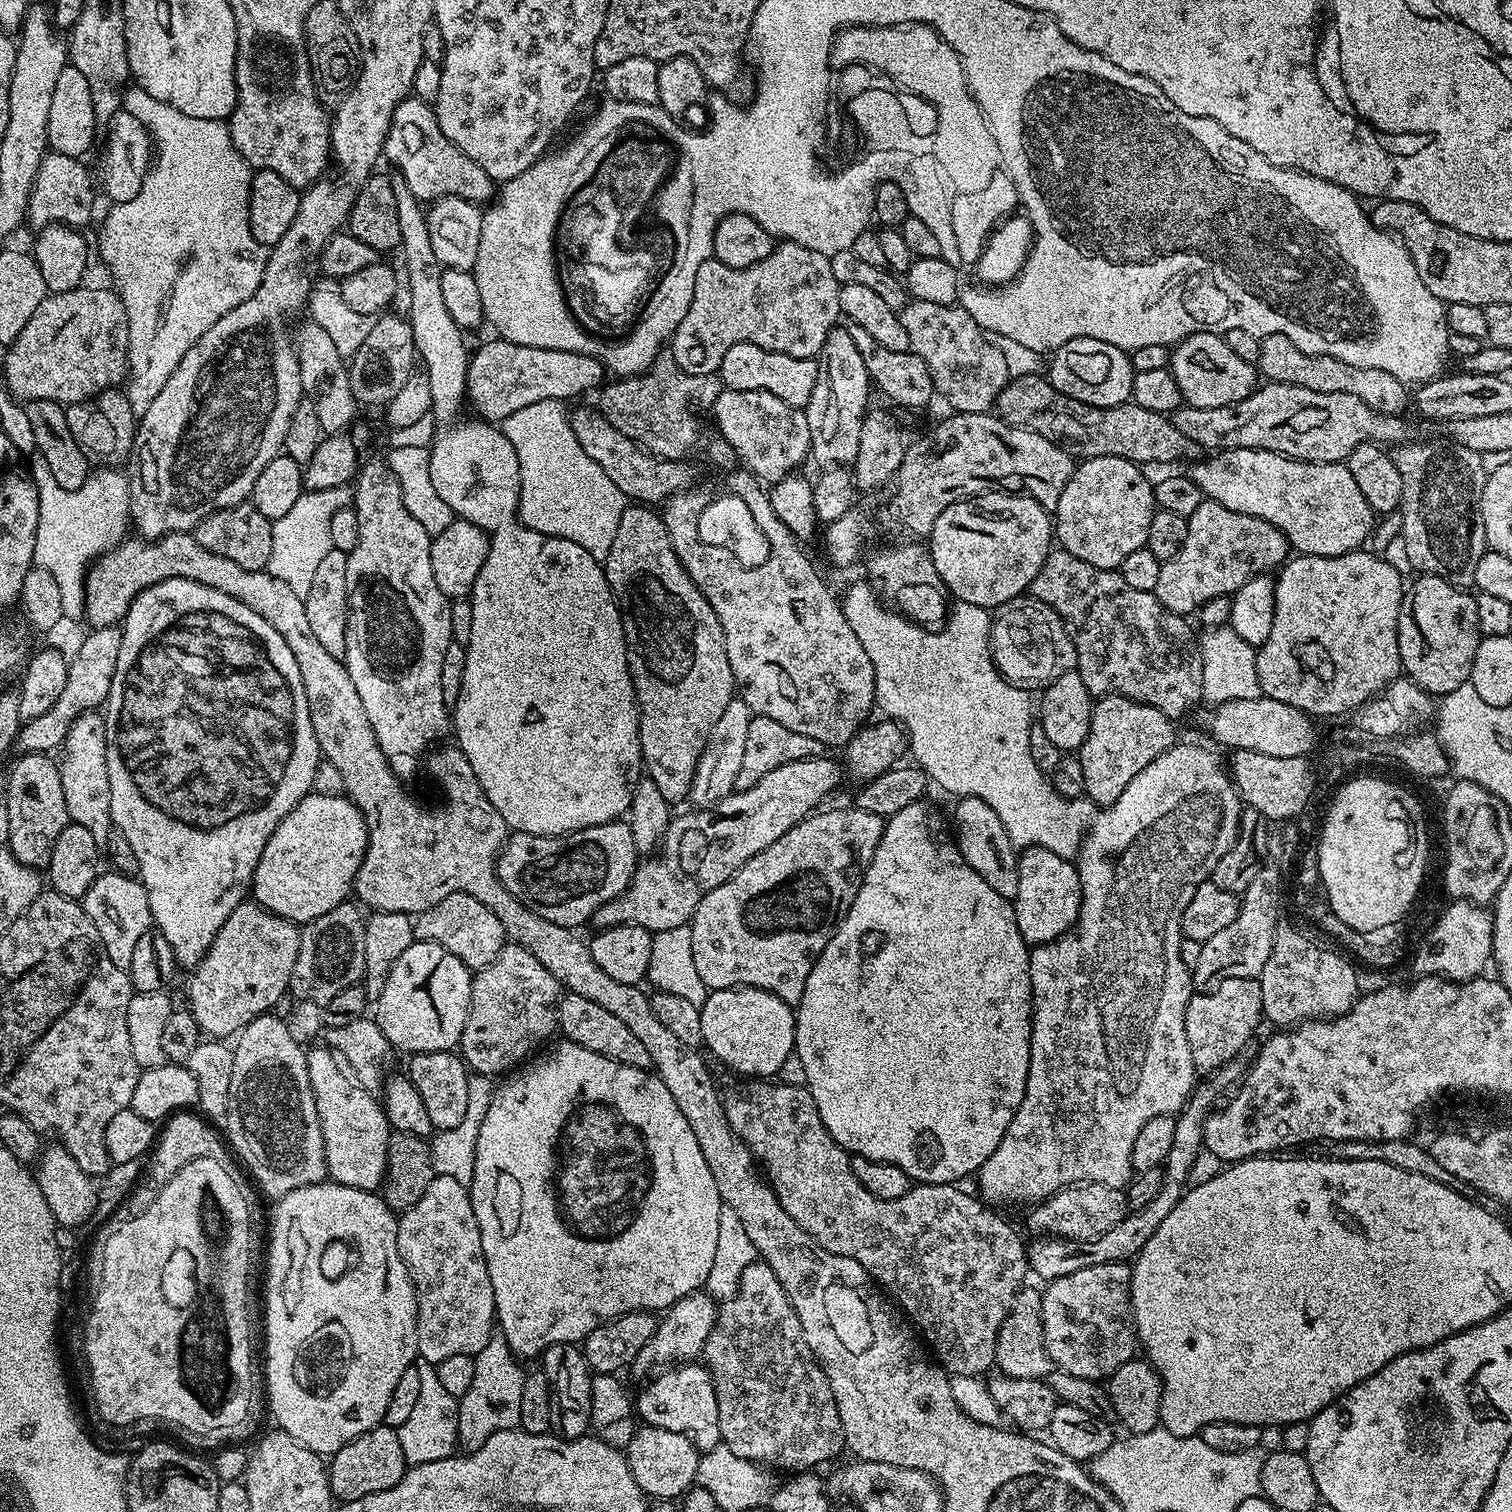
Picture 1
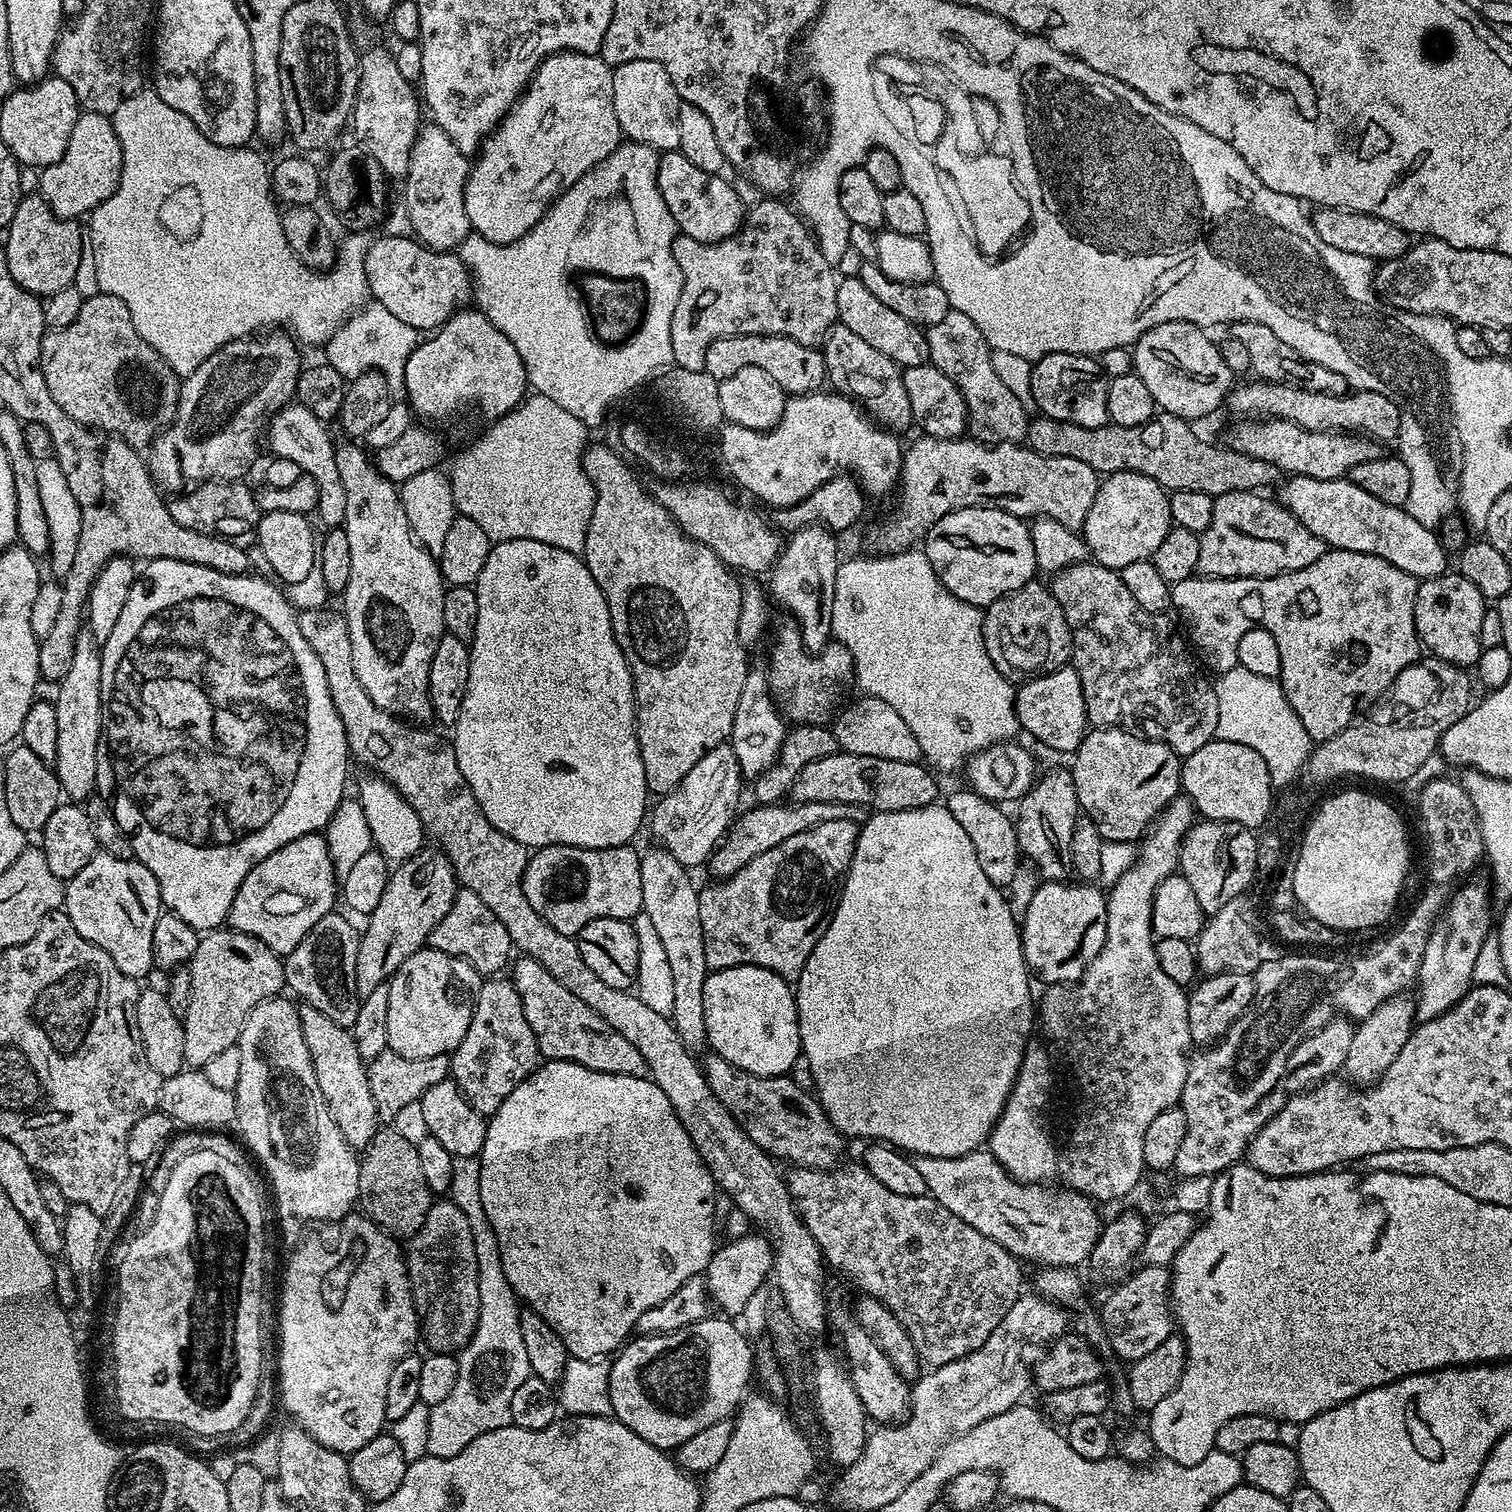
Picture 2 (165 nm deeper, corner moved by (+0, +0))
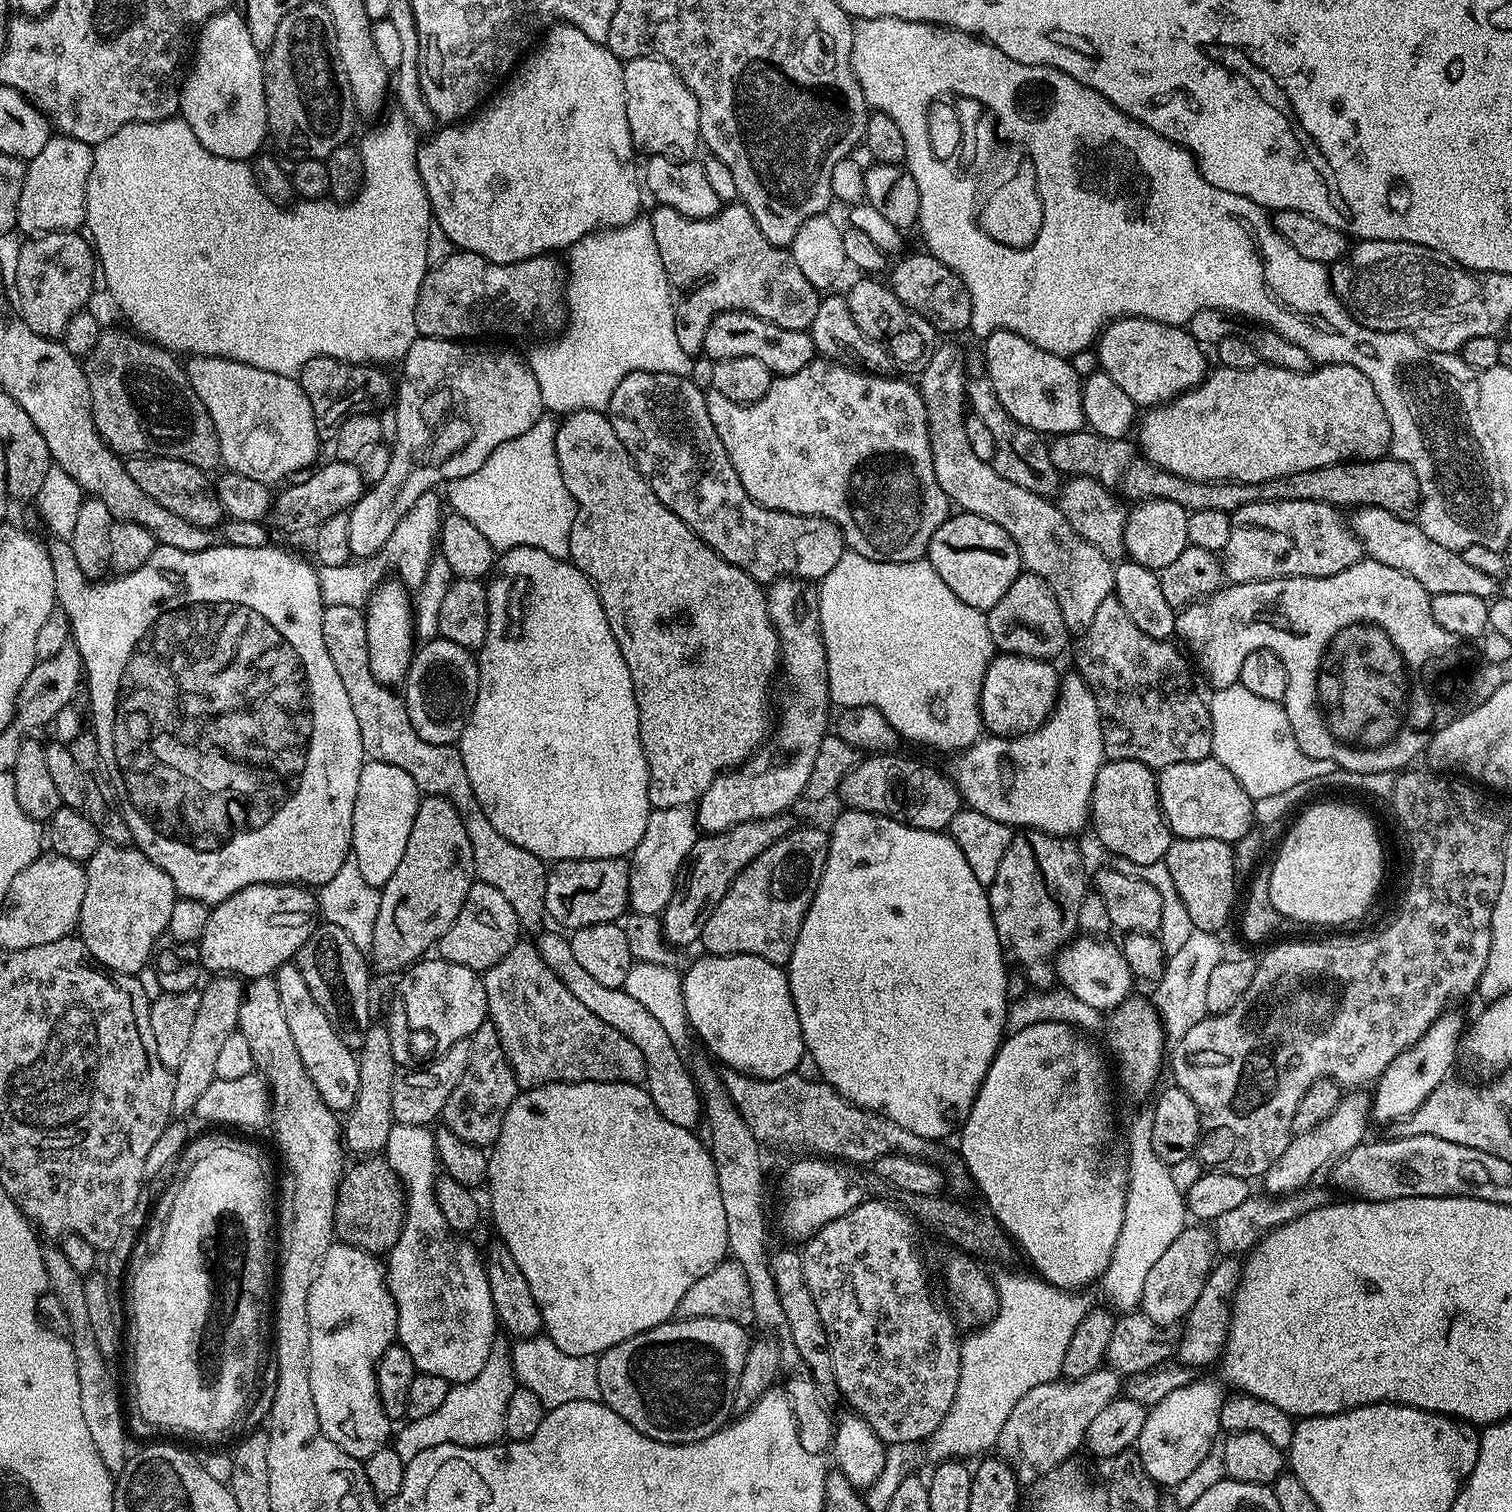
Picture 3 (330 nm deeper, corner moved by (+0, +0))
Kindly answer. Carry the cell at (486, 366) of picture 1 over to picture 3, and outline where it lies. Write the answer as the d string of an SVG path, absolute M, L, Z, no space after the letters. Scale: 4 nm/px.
M337 459L331 463L313 470L308 481L298 486L288 484L281 492L275 493L270 517L282 531L311 533L319 524L326 522L326 518L334 518L334 514L339 512L348 512L364 495L365 476L355 463Z

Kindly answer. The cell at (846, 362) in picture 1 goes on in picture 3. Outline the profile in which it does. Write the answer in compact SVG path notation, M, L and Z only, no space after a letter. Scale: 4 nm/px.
M661 372L626 374L626 378L622 378L622 382L618 382L618 390L614 390L614 398L610 398L606 415L610 426L614 426L614 434L618 434L618 438L622 438L622 446L626 446L632 463L647 478L649 486L654 490L654 494L658 494L660 501L674 514L678 514L678 518L682 518L682 522L686 522L686 526L690 526L694 530L694 534L698 534L698 538L702 538L702 542L706 542L706 546L713 548L726 562L738 566L743 572L750 574L755 580L759 580L761 585L771 585L777 578L819 582L826 574L830 574L830 570L834 570L834 566L838 566L842 554L846 551L844 535L838 525L821 516L803 516L802 514L779 512L773 508L764 508L757 500L752 500L750 494L746 494L746 486L742 486L742 478L738 478L738 470L734 470L734 462L730 462L730 454L726 454L726 446L722 446L722 438L718 438L718 430L714 430L714 422L710 422L710 410L706 410L705 389L695 384L691 375L679 376Z

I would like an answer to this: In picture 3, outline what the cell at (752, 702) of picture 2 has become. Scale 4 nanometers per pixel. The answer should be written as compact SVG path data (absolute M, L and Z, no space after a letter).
M780 578L766 592L768 613L780 635L782 672L792 683L792 697L784 708L784 725L776 741L774 736L755 759L725 772L703 792L694 808L696 826L701 833L725 832L742 822L785 815L792 810L788 808L794 807L800 796L802 800L805 795L810 770L814 770L814 758L830 728L830 697L826 650L820 633L820 609L815 599L800 600L804 588L805 585L795 578Z

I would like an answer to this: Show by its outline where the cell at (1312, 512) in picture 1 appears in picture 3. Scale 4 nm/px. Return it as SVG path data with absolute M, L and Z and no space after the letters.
M1360 506L1355 509L1356 517L1350 520L1351 527L1362 539L1367 555L1386 566L1394 566L1413 576L1432 594L1474 594L1485 598L1498 584L1497 577L1484 574L1475 566L1470 566L1466 558L1454 548L1439 544L1421 530L1419 523L1410 521L1403 515L1388 512L1385 508Z

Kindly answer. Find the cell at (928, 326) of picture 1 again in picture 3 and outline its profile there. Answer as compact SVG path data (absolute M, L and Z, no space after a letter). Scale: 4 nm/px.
M979 374L967 381L966 384L966 404L970 407L971 415L982 418L986 422L990 434L994 434L996 443L996 453L991 460L993 470L1002 474L1010 482L1022 486L1031 492L1037 492L1039 496L1049 498L1055 497L1061 491L1062 473L1056 468L1048 453L1049 445L1041 433L1032 428L1027 428L1019 424L1013 416L1006 414L1002 402L994 394L994 386L988 381L987 375Z

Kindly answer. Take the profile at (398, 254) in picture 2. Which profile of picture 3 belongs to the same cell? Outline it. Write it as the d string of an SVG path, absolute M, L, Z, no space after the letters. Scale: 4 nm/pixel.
M463 250L453 251L453 256L448 256L440 265L433 267L428 275L424 277L420 293L418 294L418 302L416 303L416 331L420 336L438 336L442 340L459 340L467 341L468 336L496 336L501 332L504 336L516 336L519 332L524 332L528 328L528 323L535 318L536 312L544 320L556 320L560 315L565 315L565 300L566 300L566 268L563 263L556 261L557 257L552 254L543 256L535 256L529 260L519 260L517 264L495 264L486 258L482 258L473 252Z

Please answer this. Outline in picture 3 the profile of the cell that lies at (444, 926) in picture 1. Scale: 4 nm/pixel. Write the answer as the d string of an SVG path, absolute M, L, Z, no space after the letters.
M477 879L470 886L470 894L466 894L466 902L462 902L462 910L458 910L458 918L454 918L454 926L438 941L438 956L483 974L510 954L520 935L520 919L514 914L514 906L506 902L502 890L494 890L494 886Z

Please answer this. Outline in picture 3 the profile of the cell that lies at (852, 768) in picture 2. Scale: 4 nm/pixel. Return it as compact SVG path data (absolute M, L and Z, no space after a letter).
M872 754L857 764L852 775L840 783L838 796L845 800L849 809L858 812L873 812L879 816L889 816L911 828L921 828L931 832L944 832L951 829L952 820L961 810L962 797L960 789L956 787L955 779L951 775L943 776L936 768L923 764L920 760L907 760L896 754Z

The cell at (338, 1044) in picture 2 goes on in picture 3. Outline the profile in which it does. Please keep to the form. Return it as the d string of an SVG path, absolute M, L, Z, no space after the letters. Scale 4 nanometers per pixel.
M295 962L283 964L274 974L278 986L278 998L282 1002L282 1015L286 1018L286 1027L294 1037L294 1046L298 1050L298 1058L302 1058L302 1066L306 1074L314 1082L320 1100L331 1112L347 1113L356 1104L358 1098L358 1066L357 1053L338 1038L330 1018L326 1018L326 1010L314 1002L314 994L310 994L310 986L306 978L302 978L302 970Z

